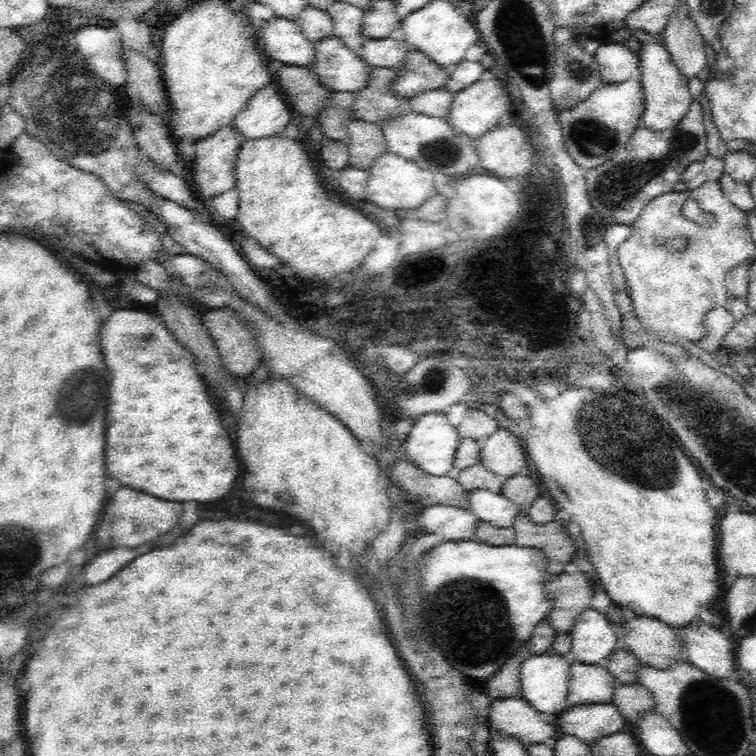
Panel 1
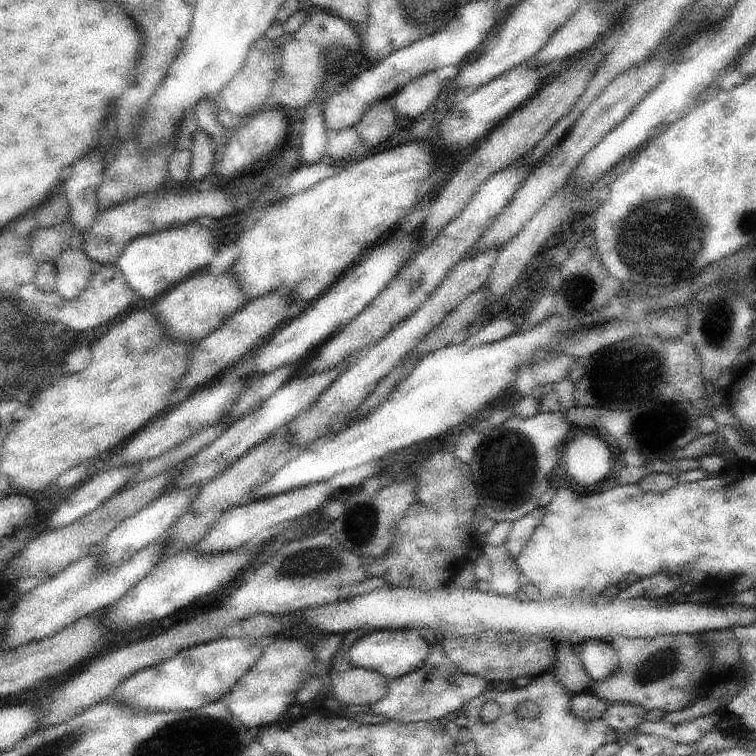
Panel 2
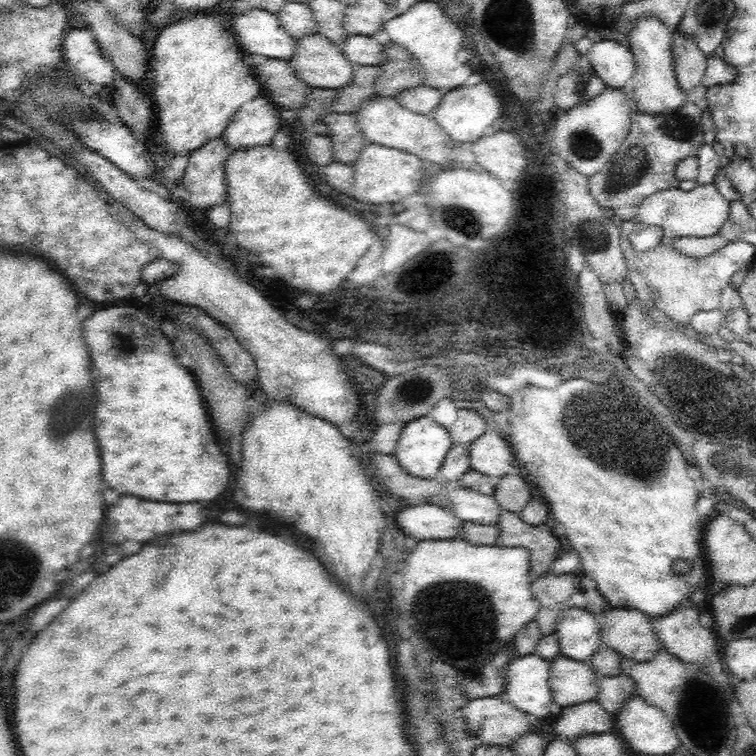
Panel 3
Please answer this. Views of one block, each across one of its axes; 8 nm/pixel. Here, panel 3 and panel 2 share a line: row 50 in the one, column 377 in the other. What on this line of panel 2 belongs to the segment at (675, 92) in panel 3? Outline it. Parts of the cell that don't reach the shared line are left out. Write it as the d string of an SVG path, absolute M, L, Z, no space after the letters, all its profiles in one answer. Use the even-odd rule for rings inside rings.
M377 630L377 632L367 632L363 634L347 652L347 664L351 664L351 668L365 668L371 672L381 674L385 680L395 680L401 678L409 672L415 672L419 666L423 666L423 662L429 656L429 644L419 636L419 632L415 630Z

